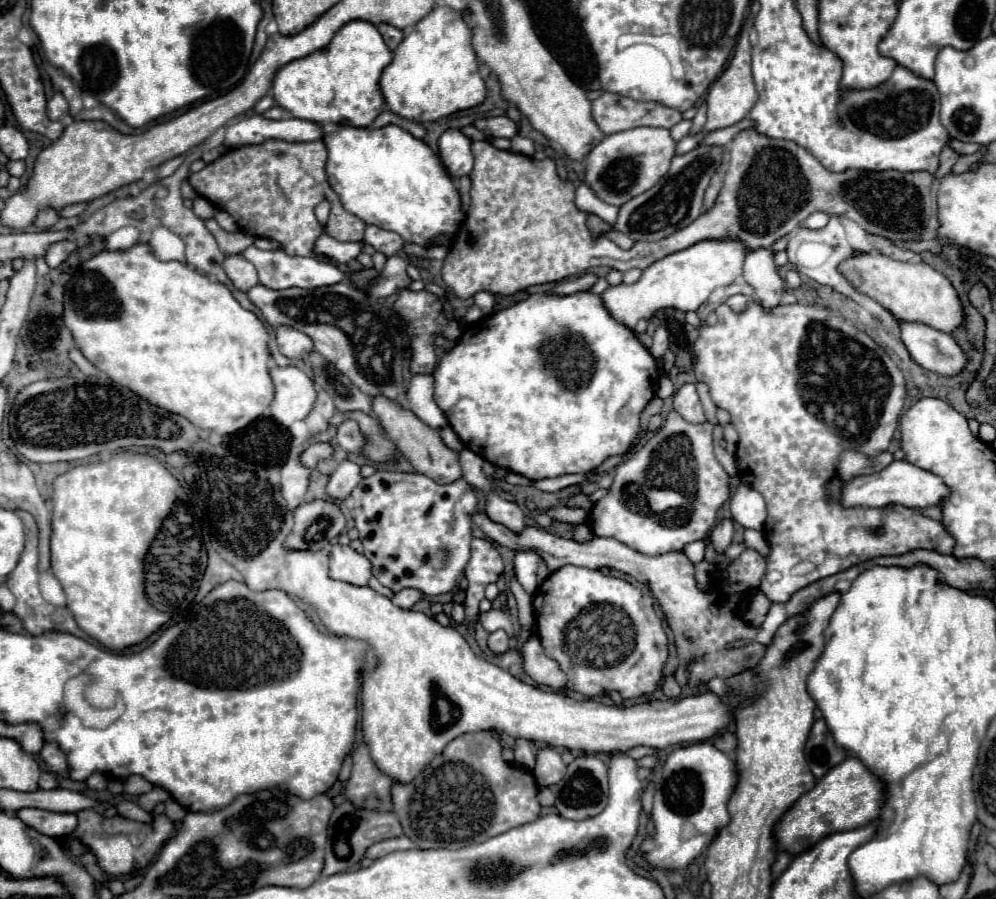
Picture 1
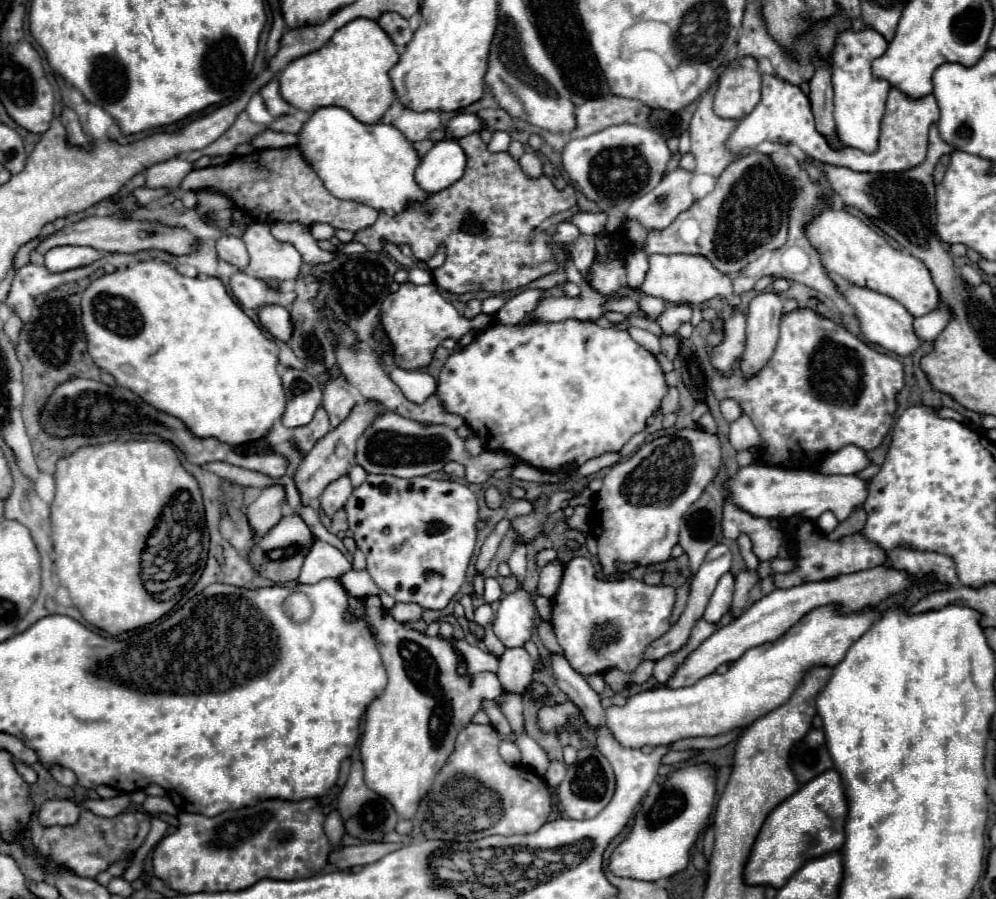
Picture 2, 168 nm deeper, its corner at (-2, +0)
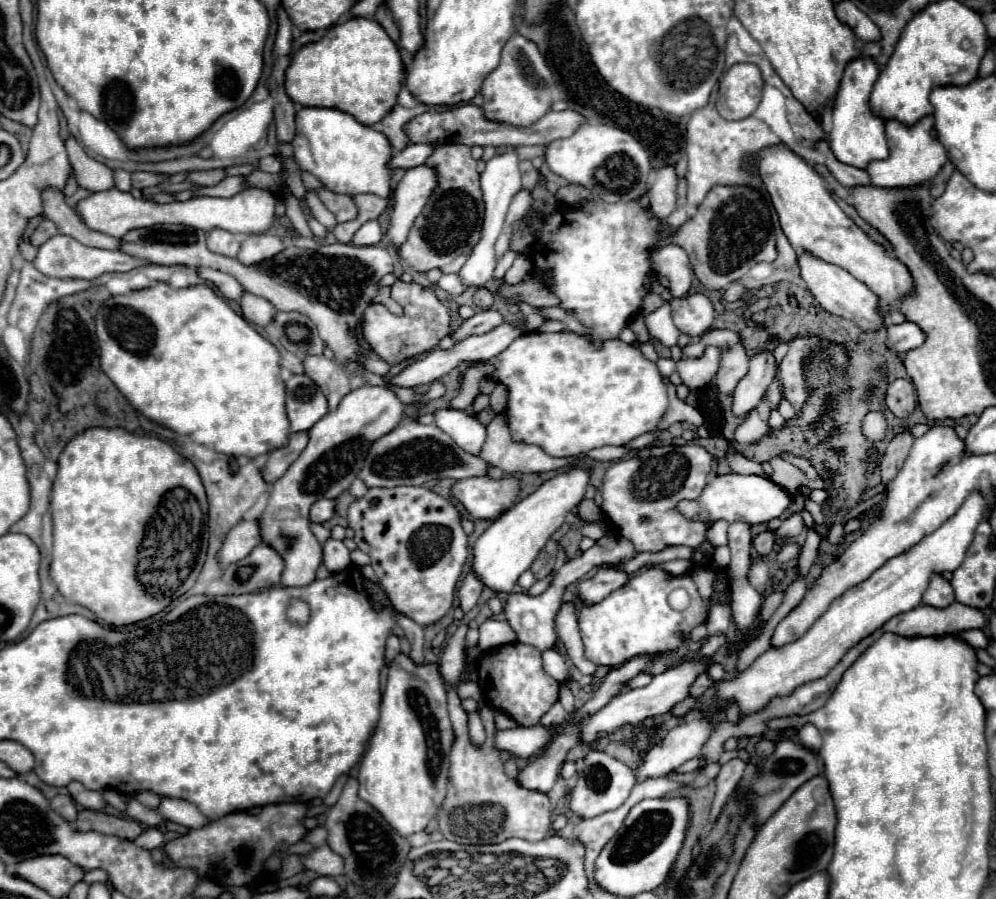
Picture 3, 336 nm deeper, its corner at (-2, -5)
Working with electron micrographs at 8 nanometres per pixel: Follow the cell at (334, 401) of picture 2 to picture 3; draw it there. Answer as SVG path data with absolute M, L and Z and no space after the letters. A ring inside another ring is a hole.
M303 355L303 365L305 375L321 387L329 401L329 409L333 411L339 405L339 401L351 391L349 373L341 367L341 363L323 355Z

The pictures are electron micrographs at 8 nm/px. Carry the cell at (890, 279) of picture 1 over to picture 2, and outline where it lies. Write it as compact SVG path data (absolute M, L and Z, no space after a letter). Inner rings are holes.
M831 206L825 208L813 222L809 222L807 236L811 244L821 252L827 272L835 274L839 280L855 282L855 286L867 286L869 290L885 294L901 302L915 318L929 314L939 306L939 290L933 284L927 266L909 252L891 248L883 236L879 236L849 212L833 210Z

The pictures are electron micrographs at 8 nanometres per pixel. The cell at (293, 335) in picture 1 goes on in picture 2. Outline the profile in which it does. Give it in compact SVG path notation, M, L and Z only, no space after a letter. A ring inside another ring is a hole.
M265 306L259 310L259 320L263 328L267 328L277 340L289 342L291 340L291 314L287 314L281 306Z

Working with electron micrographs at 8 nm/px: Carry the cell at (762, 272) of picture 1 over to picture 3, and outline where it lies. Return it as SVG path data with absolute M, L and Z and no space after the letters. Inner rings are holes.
M761 351L755 357L751 357L749 373L739 381L739 385L733 391L733 407L731 407L733 415L743 417L751 409L755 409L759 405L763 393L771 385L773 377L775 377L773 353Z

